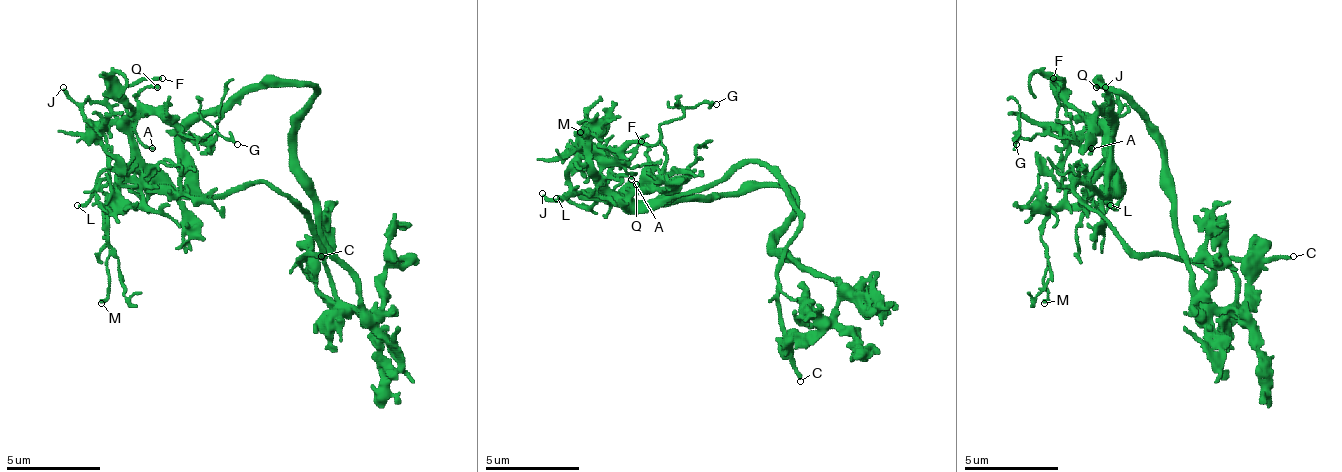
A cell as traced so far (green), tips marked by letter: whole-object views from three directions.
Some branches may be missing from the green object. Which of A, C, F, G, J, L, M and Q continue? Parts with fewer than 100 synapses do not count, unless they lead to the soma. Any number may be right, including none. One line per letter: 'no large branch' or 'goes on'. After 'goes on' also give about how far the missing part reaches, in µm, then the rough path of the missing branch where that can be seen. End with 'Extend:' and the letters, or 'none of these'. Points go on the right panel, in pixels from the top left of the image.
A: no large branch
C: goes on | 30 µm
F: no large branch
G: no large branch
J: no large branch
L: no large branch
M: no large branch
Q: no large branch
Extend: C

